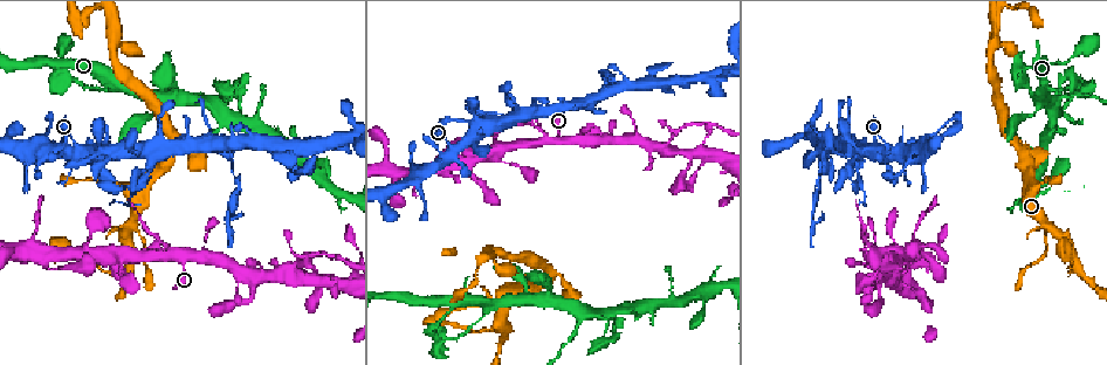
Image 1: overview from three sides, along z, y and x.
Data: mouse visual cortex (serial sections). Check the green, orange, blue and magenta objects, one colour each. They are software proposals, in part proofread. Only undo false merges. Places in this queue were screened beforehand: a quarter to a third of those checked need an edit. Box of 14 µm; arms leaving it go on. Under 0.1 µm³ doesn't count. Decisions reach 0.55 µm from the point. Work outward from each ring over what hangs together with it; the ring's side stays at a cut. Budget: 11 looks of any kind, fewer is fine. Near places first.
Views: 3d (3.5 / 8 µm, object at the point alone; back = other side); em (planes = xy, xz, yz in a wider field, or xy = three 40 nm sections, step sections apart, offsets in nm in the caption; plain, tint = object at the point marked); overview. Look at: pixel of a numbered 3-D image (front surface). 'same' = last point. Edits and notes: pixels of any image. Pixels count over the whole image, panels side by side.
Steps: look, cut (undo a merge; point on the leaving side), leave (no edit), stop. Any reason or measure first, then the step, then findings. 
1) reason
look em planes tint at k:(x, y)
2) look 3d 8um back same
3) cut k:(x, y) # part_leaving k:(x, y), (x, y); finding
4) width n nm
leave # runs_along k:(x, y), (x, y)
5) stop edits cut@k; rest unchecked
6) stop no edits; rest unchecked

sharp bend
look 3d 8um at 1:(1012, 142)

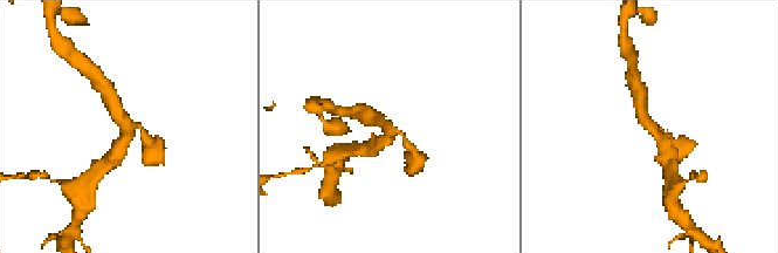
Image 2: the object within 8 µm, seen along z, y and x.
arms 3; arm_widths 250, 400, 400 nm; now the EM
look em xy step 3 tint at 2:(654, 127)

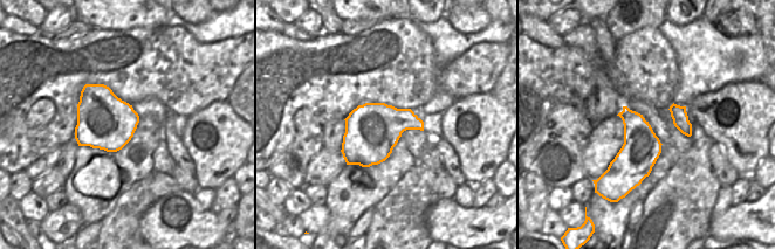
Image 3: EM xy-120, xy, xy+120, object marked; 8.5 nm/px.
leave # runs_along 2:(667, 156), (640, 102); all the same cell

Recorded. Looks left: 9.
small branch off a trunk
look 3d 3.5um at 1:(48, 255)

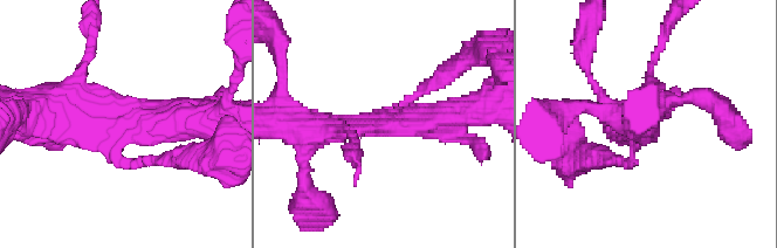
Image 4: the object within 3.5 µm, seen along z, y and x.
now the EM
look em xy step 2 tint at 4:(120, 124)

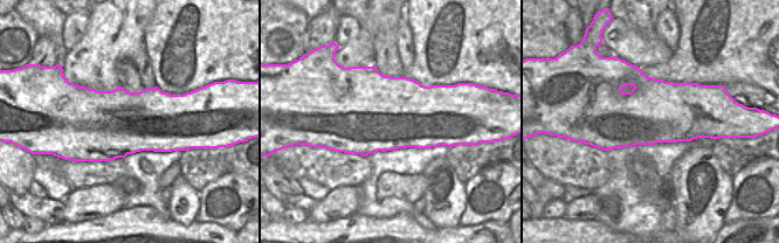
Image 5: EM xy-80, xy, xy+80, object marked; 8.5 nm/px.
leave # runs_along 4:(463, 114), (377, 125), (306, 125); one cell here

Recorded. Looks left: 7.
small branch off a trunk
look 3d 3.5um at 1:(607, 93)

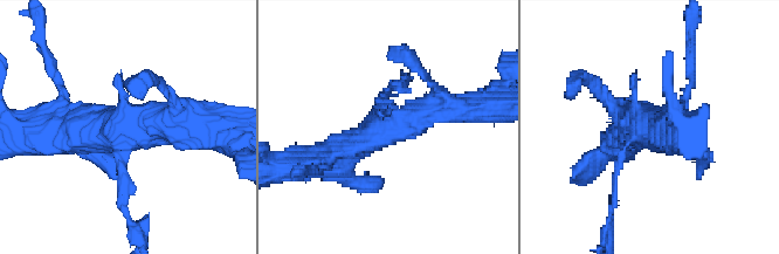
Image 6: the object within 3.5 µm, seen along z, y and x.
leave # runs_along 6:(314, 160), (435, 107), (457, 107); one cell here

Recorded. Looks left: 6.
a fork
look 3d 3.5um at 1:(285, 272)

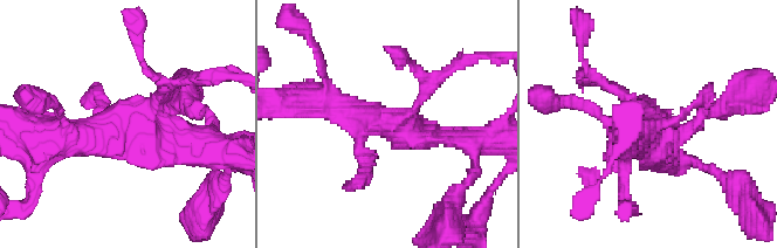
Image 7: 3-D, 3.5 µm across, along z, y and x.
need the tissue
look em xy step 5 tint at 7:(393, 125)

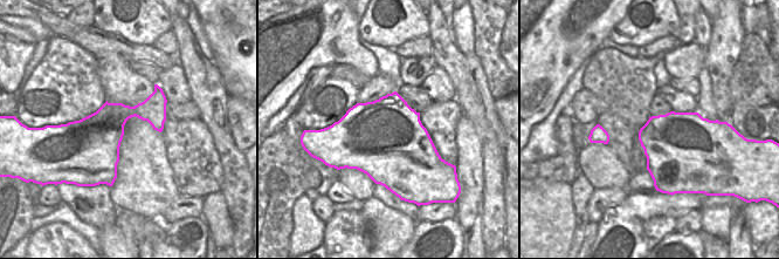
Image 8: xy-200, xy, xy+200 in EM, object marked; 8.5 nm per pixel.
leave # one cell here

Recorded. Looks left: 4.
stop no edits; rest unchecked

